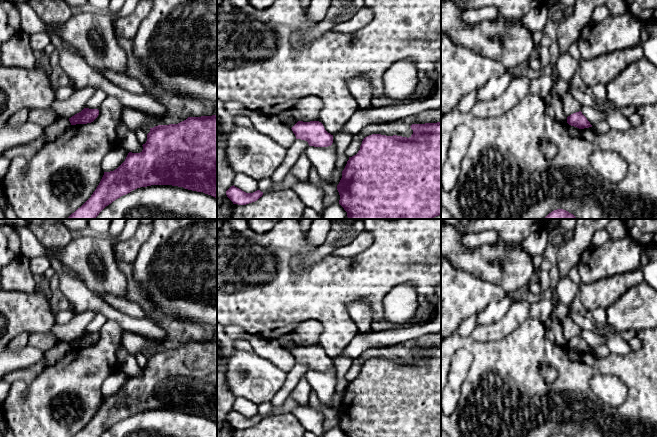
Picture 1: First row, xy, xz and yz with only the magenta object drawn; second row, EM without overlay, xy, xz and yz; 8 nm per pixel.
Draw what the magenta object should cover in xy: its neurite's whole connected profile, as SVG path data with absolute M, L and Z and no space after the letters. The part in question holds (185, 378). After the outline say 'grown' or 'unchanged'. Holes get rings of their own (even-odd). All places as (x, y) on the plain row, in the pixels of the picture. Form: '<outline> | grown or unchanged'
M217 339L188 341L178 348L150 352L140 377L129 376L125 385L104 399L91 421L74 437L100 437L131 415L151 409L172 409L217 422Z | unchanged

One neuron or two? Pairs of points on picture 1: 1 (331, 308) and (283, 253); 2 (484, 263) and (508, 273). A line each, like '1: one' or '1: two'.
1: one
2: one

